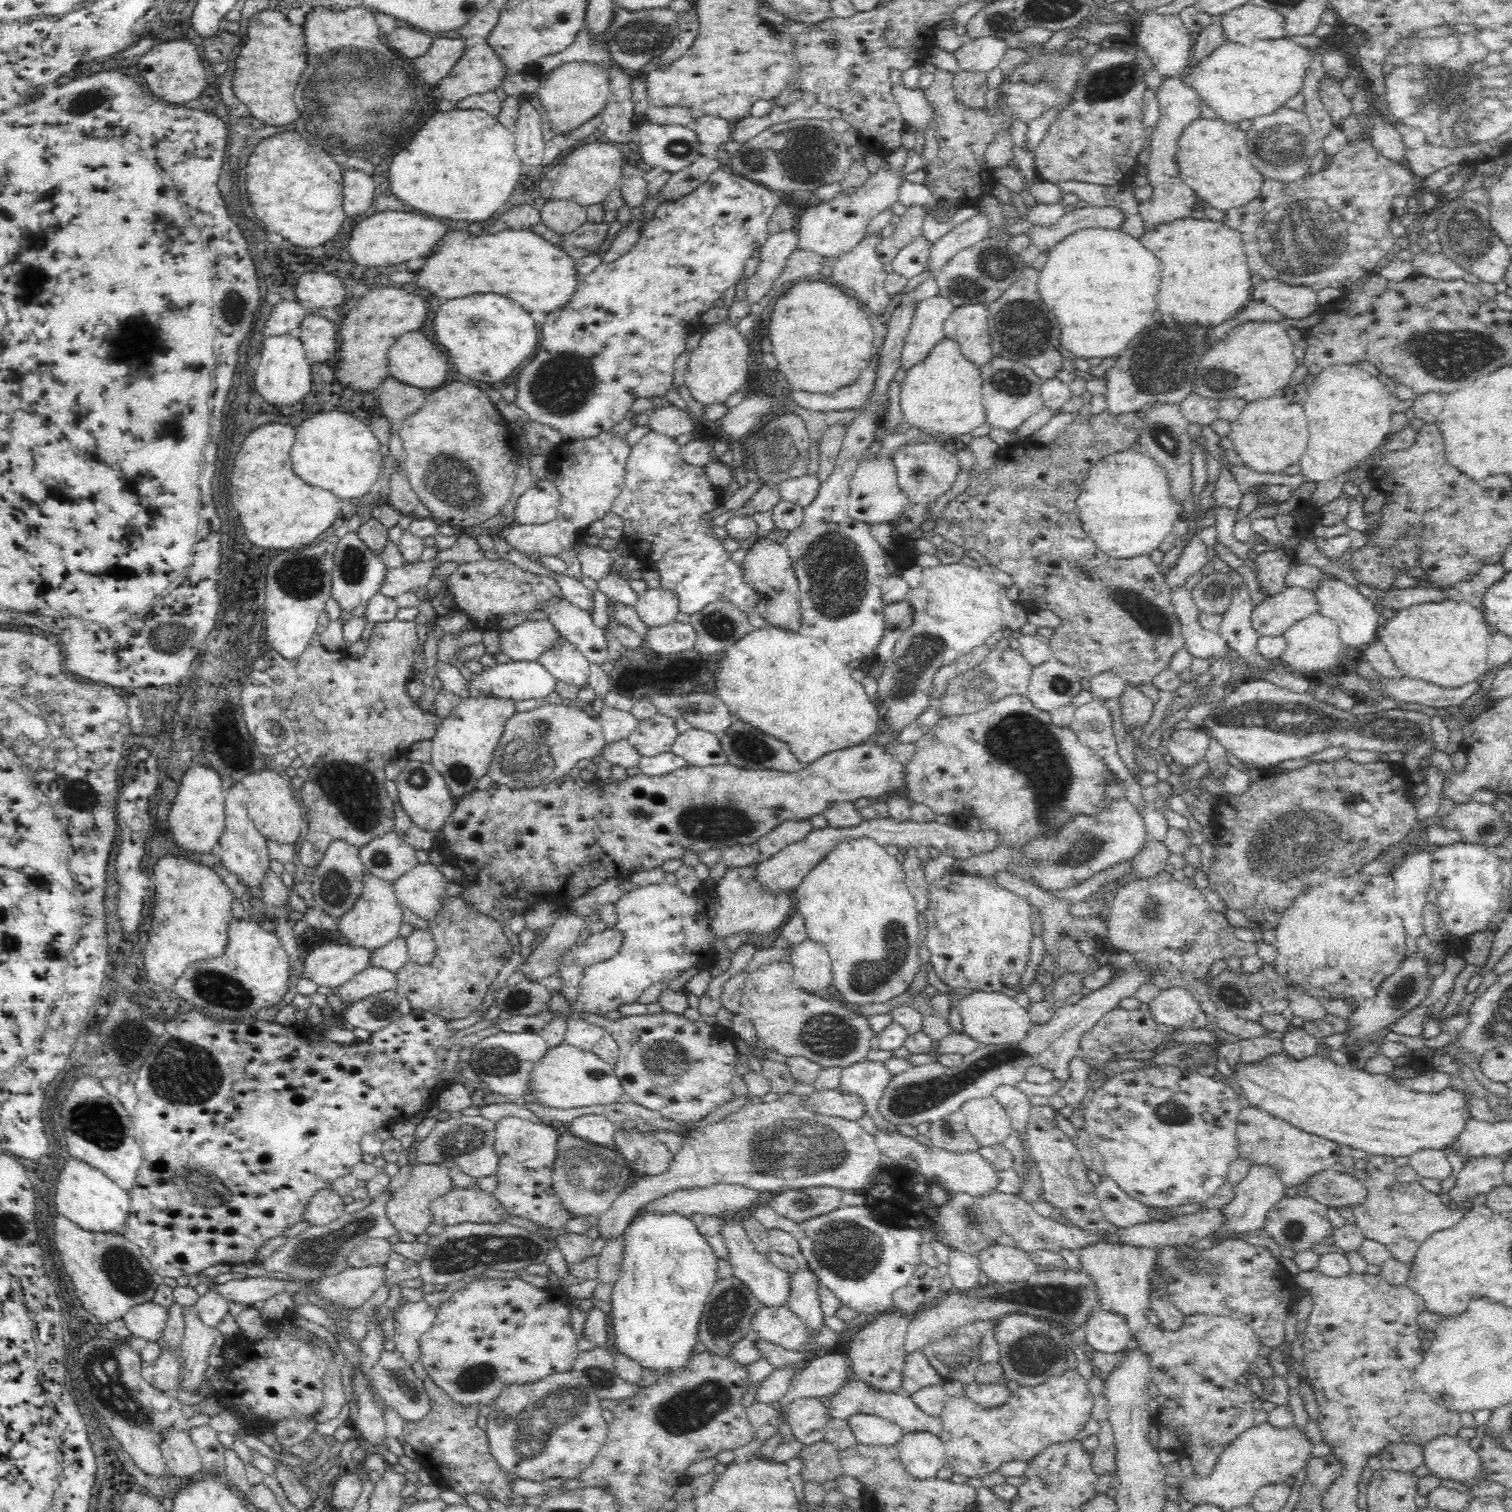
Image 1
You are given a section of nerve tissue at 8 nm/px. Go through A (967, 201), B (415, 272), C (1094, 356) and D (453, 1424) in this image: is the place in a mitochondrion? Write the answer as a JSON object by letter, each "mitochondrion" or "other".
{"A":"other","B":"other","C":"other","D":"other"}

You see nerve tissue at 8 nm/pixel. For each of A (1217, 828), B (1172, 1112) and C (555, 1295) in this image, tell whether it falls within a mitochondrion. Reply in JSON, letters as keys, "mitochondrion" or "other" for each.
{"A":"other","B":"mitochondrion","C":"other"}

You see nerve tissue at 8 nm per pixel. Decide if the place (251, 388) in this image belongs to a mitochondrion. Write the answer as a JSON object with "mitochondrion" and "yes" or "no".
{"mitochondrion":"no"}

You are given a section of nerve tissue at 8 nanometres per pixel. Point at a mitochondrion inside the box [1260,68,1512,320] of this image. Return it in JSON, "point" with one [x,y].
{"point":[1467,234]}

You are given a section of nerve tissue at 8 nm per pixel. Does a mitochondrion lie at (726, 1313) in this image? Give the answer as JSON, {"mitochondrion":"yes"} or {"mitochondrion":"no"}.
{"mitochondrion":"yes"}

